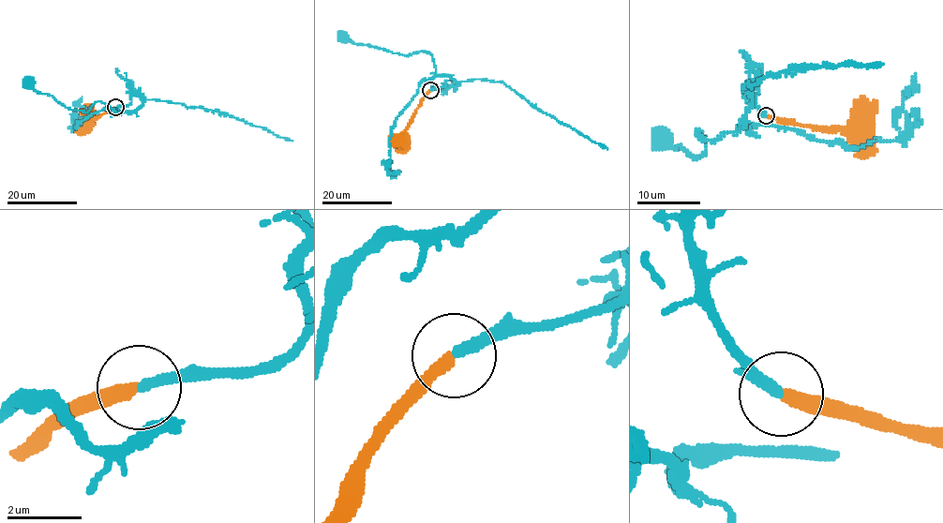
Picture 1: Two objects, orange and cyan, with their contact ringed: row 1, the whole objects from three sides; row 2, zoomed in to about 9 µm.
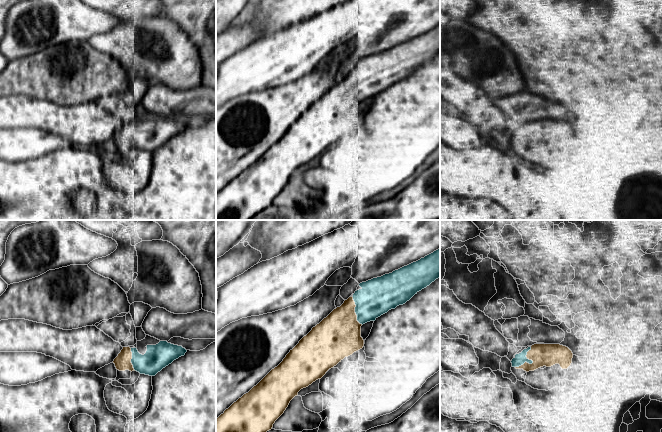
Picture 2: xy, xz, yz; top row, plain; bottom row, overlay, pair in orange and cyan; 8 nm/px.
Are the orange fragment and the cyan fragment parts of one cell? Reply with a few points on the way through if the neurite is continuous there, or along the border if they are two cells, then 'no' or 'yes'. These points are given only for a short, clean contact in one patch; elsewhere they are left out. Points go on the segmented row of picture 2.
no

